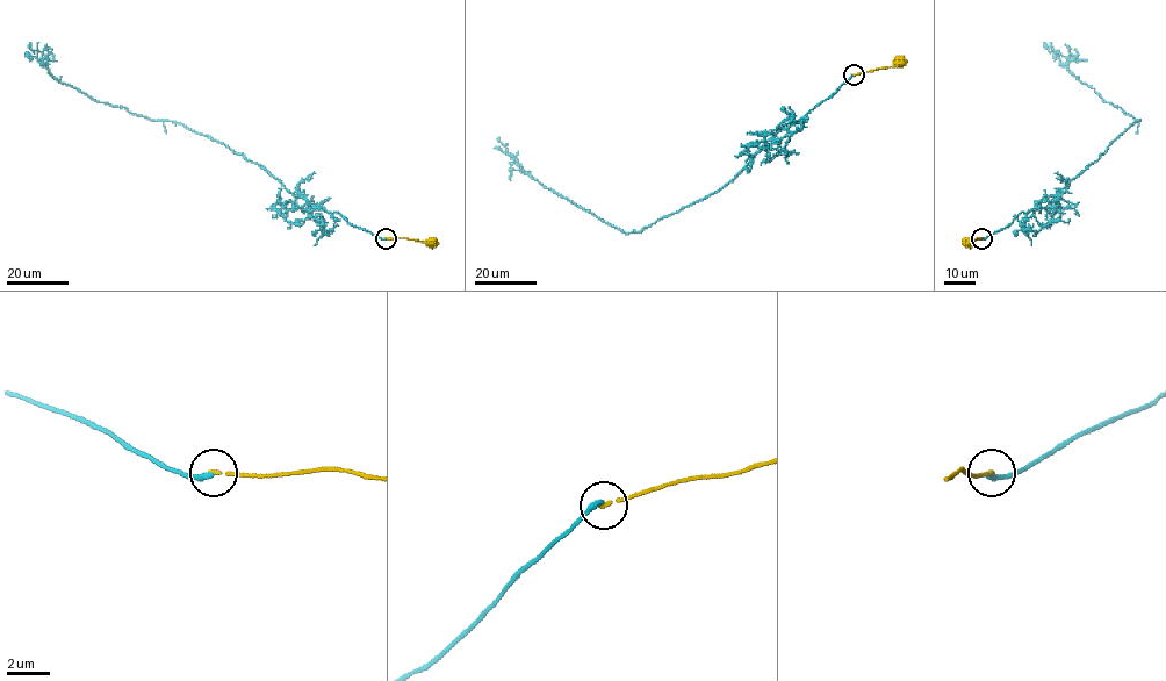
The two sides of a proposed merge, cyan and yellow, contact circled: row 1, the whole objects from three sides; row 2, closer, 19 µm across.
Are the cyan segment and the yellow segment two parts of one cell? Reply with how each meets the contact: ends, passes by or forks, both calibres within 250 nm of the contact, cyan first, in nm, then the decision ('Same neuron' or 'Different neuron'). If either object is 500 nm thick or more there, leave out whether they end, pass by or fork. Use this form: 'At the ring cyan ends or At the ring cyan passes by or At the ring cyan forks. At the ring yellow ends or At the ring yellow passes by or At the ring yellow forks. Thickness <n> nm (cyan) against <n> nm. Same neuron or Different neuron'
At the ring cyan ends. At the ring yellow ends. Thickness 280 nm (cyan) against 200 nm. Different neuron

